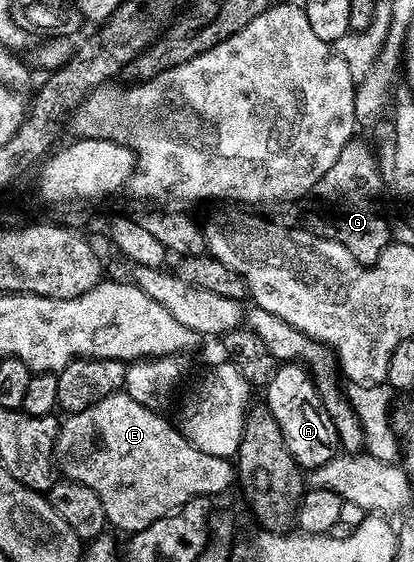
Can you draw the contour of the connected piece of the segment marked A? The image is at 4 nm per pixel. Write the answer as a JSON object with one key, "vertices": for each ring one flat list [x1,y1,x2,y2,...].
{"vertices":[[281,364,274,369,273,377,269,379,269,385,264,387,263,401,269,406,271,414,279,424,279,432,282,433,283,444,287,452,294,458,296,465,306,471,311,471,317,466,325,465,335,455,339,446,337,429,333,426,333,418,327,412,325,401,317,390,314,375,306,367,300,364]]}

